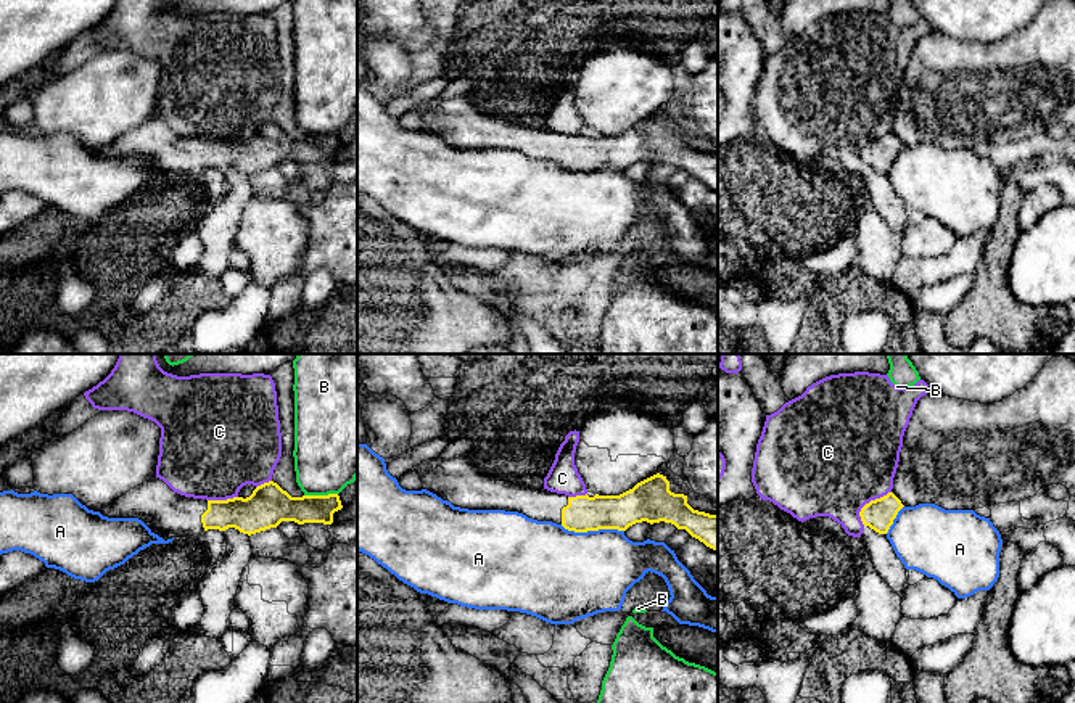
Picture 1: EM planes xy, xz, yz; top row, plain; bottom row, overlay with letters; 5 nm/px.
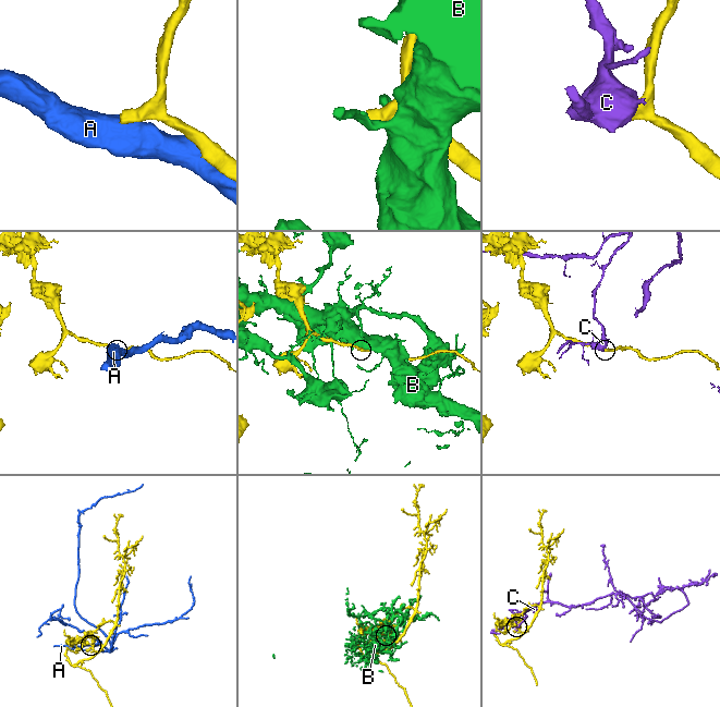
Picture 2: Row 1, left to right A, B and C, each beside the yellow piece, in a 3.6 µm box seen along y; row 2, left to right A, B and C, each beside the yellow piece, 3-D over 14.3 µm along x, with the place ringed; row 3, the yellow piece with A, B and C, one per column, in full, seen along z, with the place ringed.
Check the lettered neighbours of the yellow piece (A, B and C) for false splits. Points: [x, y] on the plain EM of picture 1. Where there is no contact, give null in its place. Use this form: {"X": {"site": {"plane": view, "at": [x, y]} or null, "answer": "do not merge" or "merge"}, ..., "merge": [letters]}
{"A": {"site": {"plane": "xz", "at": [593, 169]}, "answer": "do not merge"}, "B": {"site": {"plane": "xy", "at": [321, 135]}, "answer": "do not merge"}, "C": {"site": {"plane": "yz", "at": [869, 142]}, "answer": "do not merge"}, "merge": []}

